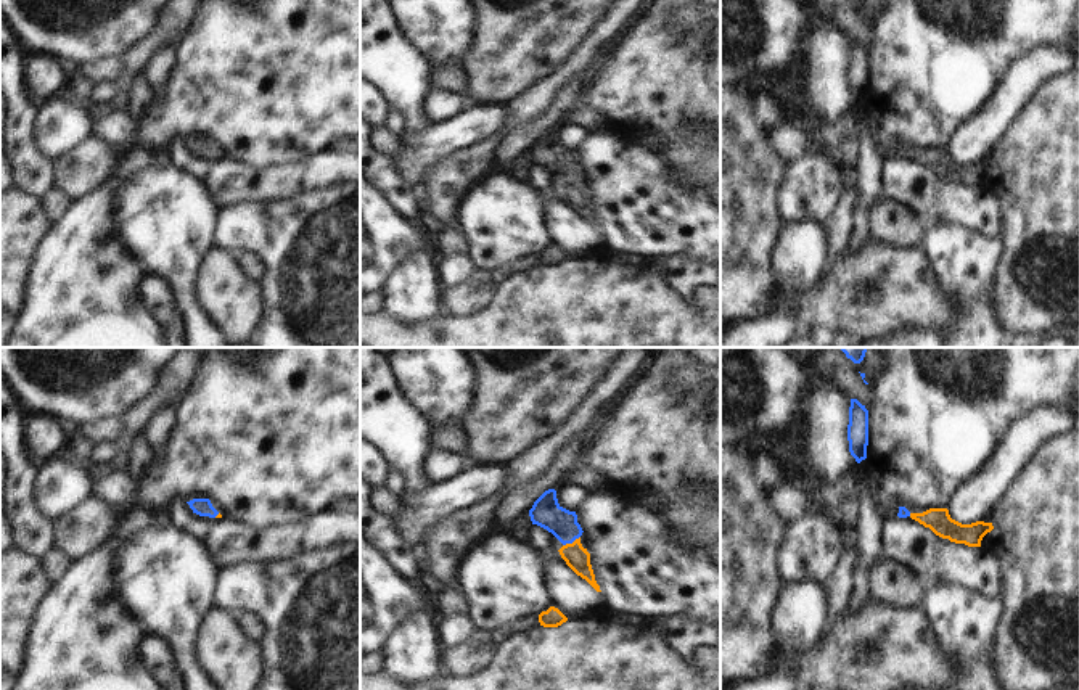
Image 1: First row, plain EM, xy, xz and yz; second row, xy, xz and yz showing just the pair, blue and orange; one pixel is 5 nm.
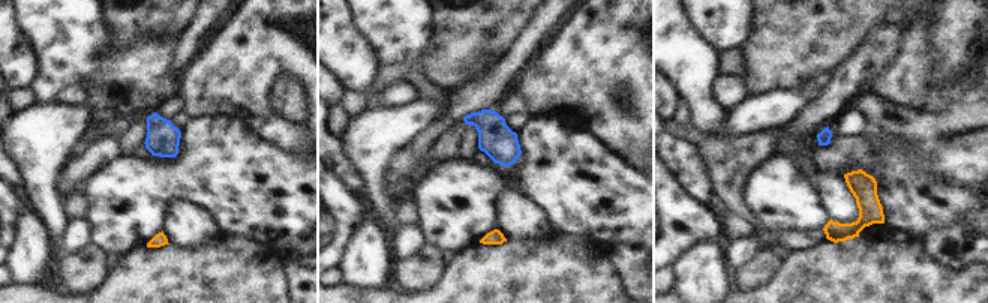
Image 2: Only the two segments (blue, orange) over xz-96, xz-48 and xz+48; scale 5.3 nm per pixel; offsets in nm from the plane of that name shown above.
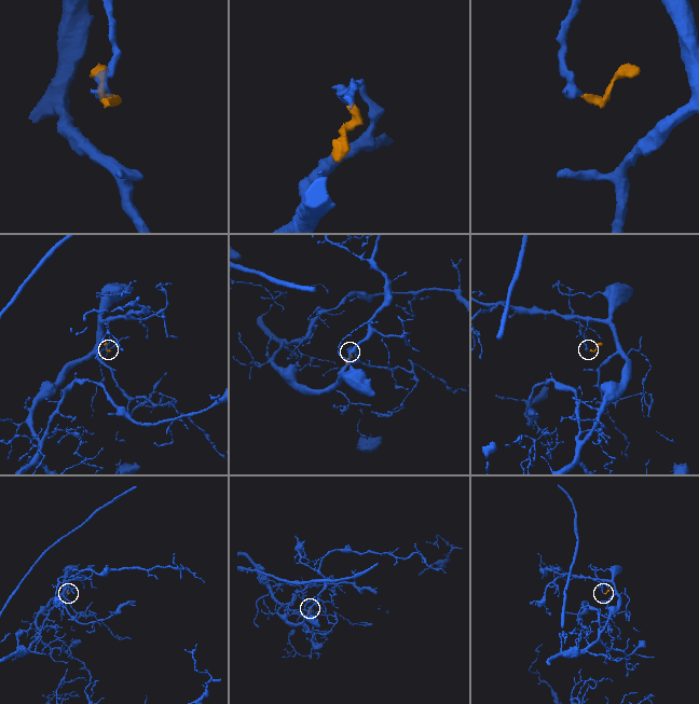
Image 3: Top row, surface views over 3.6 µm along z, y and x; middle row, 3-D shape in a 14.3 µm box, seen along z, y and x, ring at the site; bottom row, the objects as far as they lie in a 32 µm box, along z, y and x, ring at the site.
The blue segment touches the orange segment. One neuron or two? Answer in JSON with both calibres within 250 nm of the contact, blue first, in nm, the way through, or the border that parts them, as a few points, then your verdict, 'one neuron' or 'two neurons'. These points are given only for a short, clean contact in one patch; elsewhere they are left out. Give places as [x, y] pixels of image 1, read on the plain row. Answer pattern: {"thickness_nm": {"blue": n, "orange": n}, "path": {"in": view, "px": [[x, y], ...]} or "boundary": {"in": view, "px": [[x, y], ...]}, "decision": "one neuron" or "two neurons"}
{"thickness_nm": {"blue": 150, "orange": 120}, "path": {"in": "xz", "px": [[545, 151], [571, 182], [571, 190], [578, 198]]}, "decision": "one neuron"}

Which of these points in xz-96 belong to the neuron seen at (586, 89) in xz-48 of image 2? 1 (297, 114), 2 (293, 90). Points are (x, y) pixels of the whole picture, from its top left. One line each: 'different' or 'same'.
1: different
2: different

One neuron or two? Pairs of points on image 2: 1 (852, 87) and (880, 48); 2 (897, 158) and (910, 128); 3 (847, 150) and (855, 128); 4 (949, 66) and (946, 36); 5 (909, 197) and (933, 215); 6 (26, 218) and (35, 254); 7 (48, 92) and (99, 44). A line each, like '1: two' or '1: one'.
1: one
2: two
3: two
4: one
5: one
6: one
7: one

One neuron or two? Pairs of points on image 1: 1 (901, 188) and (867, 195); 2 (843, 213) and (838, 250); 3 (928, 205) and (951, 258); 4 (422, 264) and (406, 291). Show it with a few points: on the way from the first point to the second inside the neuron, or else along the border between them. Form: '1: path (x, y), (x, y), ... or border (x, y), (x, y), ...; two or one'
1: border (885, 161), (882, 171), (883, 193); two
2: path (841, 222), (838, 240); one
3: border (935, 219), (972, 230); two
4: path (418, 271), (412, 285); one

